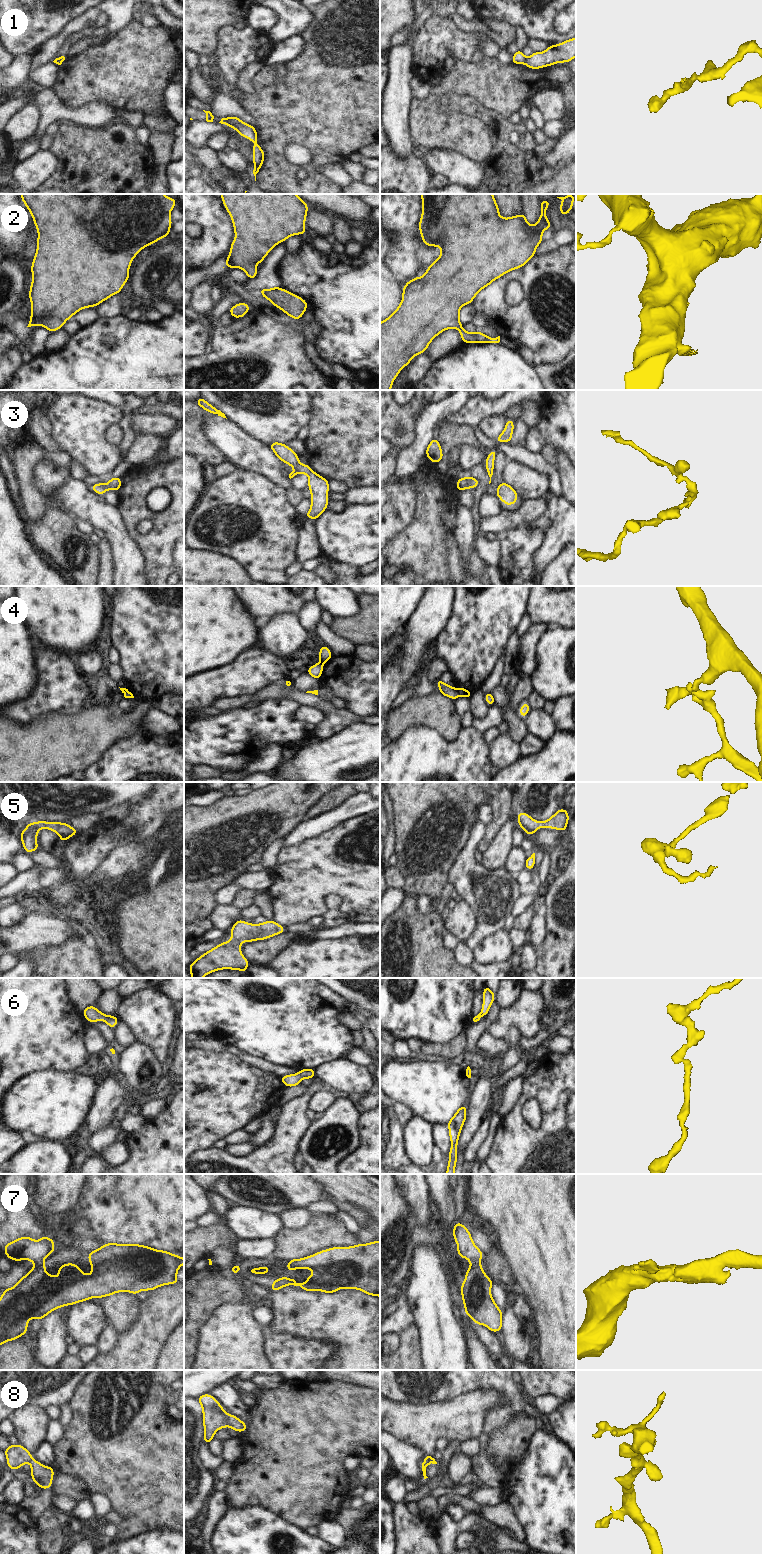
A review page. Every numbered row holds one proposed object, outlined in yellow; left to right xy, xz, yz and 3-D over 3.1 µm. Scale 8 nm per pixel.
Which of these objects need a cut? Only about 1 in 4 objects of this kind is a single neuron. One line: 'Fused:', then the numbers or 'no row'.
Fused: 1, 4, 7, 8

